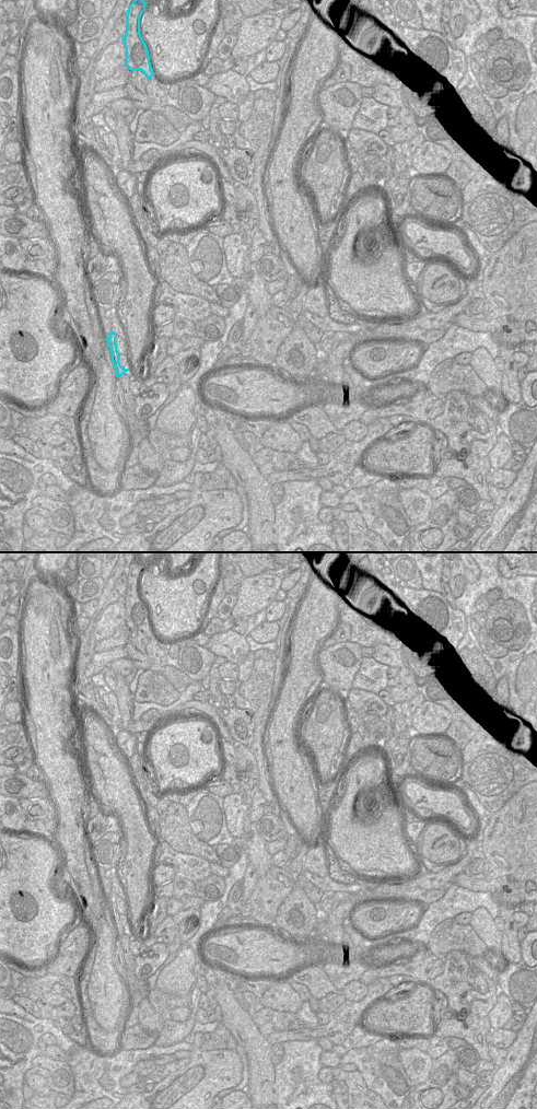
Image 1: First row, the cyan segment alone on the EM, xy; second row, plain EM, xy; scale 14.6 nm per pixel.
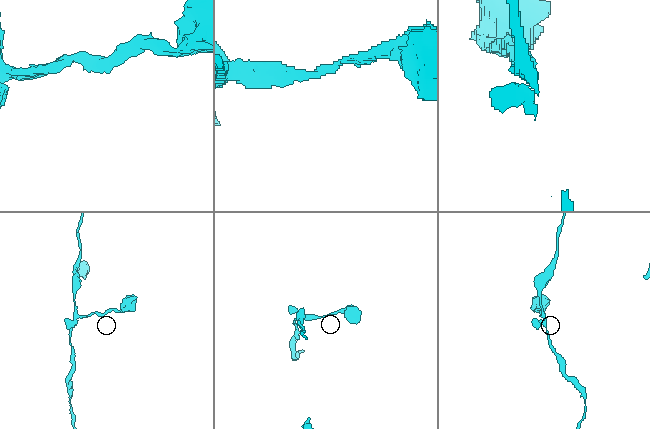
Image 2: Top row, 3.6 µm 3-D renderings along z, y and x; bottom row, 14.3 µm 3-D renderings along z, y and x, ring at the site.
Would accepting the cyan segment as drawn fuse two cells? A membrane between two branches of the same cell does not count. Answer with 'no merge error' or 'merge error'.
no merge error

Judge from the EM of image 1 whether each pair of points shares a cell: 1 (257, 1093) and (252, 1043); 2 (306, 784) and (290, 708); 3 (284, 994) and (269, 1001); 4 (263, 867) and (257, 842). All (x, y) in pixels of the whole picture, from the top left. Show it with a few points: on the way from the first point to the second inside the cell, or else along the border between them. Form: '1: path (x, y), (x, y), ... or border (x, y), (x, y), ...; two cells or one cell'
1: path (257, 1081), (257, 1055); one cell
2: path (288, 766), (285, 760), (285, 726); one cell
3: path (281, 997), (272, 999); one cell
4: path (260, 861), (257, 855), (257, 849); one cell

